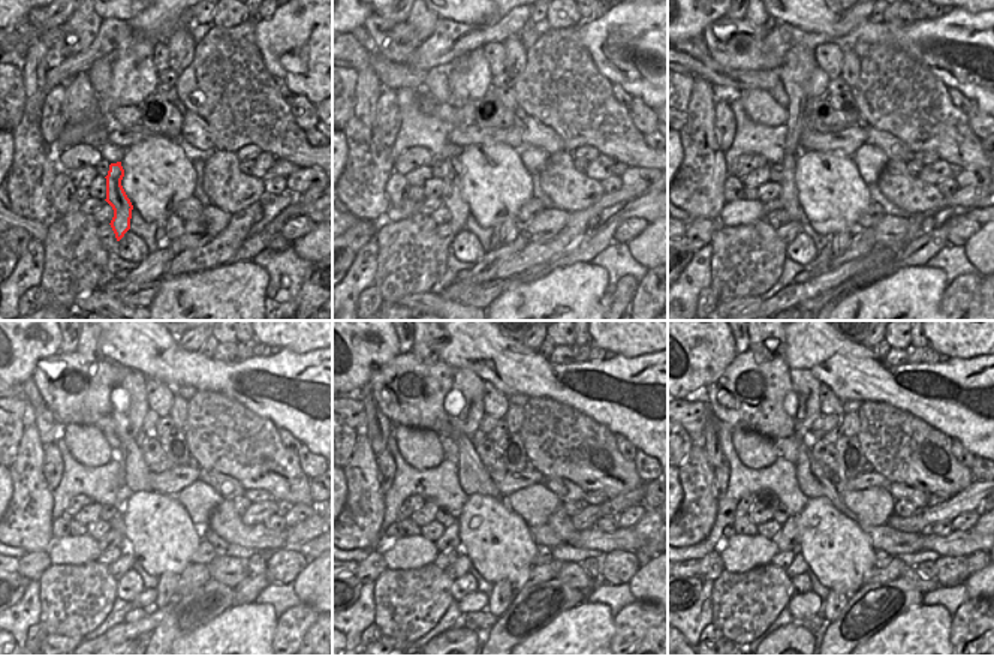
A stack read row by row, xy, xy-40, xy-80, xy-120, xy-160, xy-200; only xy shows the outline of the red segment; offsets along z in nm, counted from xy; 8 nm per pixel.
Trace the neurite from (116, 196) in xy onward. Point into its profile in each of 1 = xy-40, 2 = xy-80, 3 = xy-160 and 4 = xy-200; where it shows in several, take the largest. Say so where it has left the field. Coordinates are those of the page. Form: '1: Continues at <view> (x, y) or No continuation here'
1: Continues at xy-40 (452, 198)
2: Continues at xy-80 (800, 62)
3: Continues at xy-160 (464, 403)
4: Continues at xy-200 (806, 409)

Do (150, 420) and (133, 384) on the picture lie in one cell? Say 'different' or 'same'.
different

